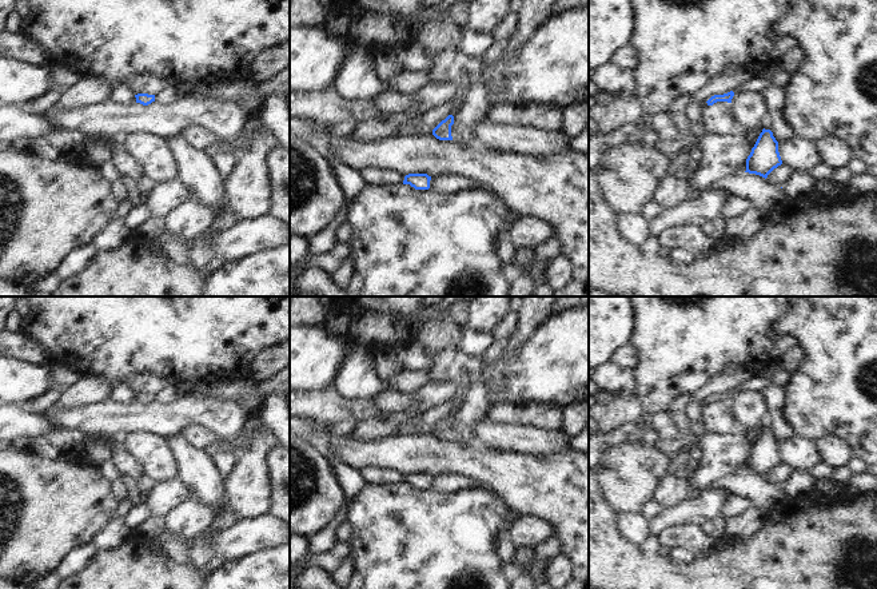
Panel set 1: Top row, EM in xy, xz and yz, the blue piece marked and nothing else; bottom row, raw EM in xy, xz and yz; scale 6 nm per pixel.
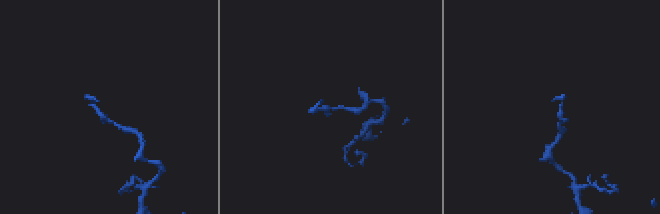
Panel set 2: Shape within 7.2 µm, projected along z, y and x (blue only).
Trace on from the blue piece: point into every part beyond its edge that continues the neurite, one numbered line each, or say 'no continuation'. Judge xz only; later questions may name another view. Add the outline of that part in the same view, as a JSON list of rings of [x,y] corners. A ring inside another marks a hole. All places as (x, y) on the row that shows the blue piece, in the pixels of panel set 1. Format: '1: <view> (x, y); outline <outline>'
no continuation

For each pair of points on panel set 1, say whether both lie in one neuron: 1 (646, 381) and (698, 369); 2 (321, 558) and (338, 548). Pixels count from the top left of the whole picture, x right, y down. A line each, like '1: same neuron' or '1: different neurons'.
1: same neuron
2: same neuron

